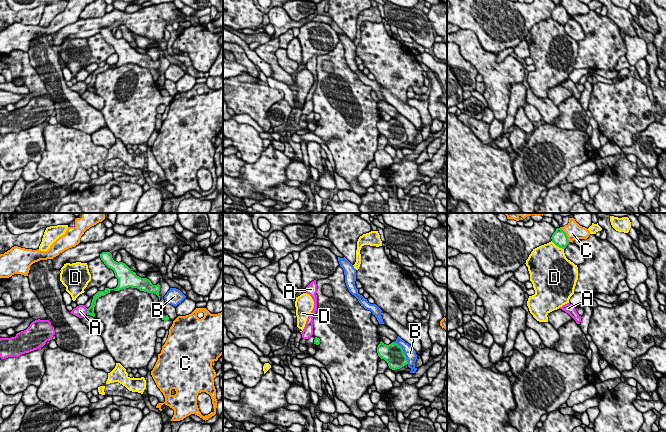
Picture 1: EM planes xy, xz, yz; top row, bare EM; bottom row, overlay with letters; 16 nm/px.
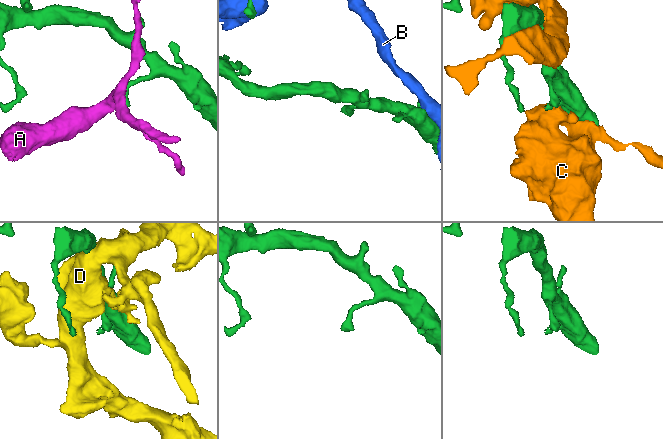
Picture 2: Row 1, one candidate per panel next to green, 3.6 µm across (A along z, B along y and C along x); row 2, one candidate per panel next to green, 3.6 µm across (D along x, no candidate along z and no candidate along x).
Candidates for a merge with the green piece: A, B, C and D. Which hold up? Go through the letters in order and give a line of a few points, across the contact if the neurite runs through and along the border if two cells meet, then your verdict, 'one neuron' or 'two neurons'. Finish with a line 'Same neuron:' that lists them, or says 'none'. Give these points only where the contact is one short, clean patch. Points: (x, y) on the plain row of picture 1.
A: line xy (86, 85), (87, 89); two neurons
B: two neurons
C: two neurons
D: two neurons
Same neuron: none

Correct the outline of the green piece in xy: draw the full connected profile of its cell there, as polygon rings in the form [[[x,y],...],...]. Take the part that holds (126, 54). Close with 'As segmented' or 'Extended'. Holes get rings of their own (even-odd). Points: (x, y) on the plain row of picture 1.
[[[102,28],[100,34],[108,44],[114,47],[115,53],[118,55],[118,61],[114,65],[105,64],[104,67],[98,67],[93,72],[91,82],[87,85],[87,91],[95,93],[94,83],[96,81],[96,76],[99,73],[110,69],[111,66],[120,67],[129,63],[137,64],[140,67],[156,70],[160,76],[159,59],[153,61],[149,55],[137,52],[136,49],[133,48],[125,39],[114,37],[110,28]]]. As segmented

